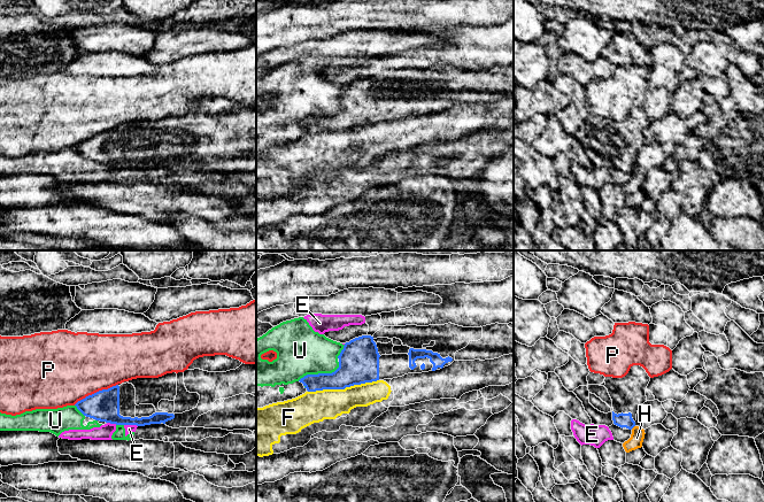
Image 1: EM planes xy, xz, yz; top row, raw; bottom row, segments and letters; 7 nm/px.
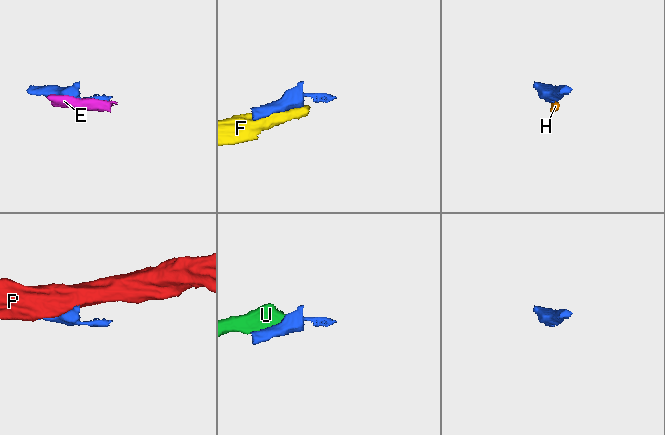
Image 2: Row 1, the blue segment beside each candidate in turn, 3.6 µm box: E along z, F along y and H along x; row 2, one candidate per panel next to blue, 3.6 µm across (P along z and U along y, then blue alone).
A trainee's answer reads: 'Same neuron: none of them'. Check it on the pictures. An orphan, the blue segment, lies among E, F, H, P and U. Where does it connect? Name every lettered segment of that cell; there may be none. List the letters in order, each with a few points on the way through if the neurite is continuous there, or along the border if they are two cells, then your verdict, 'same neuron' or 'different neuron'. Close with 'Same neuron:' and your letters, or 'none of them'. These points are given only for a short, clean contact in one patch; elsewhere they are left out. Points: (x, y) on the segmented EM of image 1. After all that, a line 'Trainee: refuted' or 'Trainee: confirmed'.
E: border xy (124, 424), (134, 424), (137, 426); different neuron
F: different neuron
H: border yz (634, 425), (631, 429); different neuron
P: different neuron
U: different neuron
Same neuron: none of them
Trainee: confirmed

